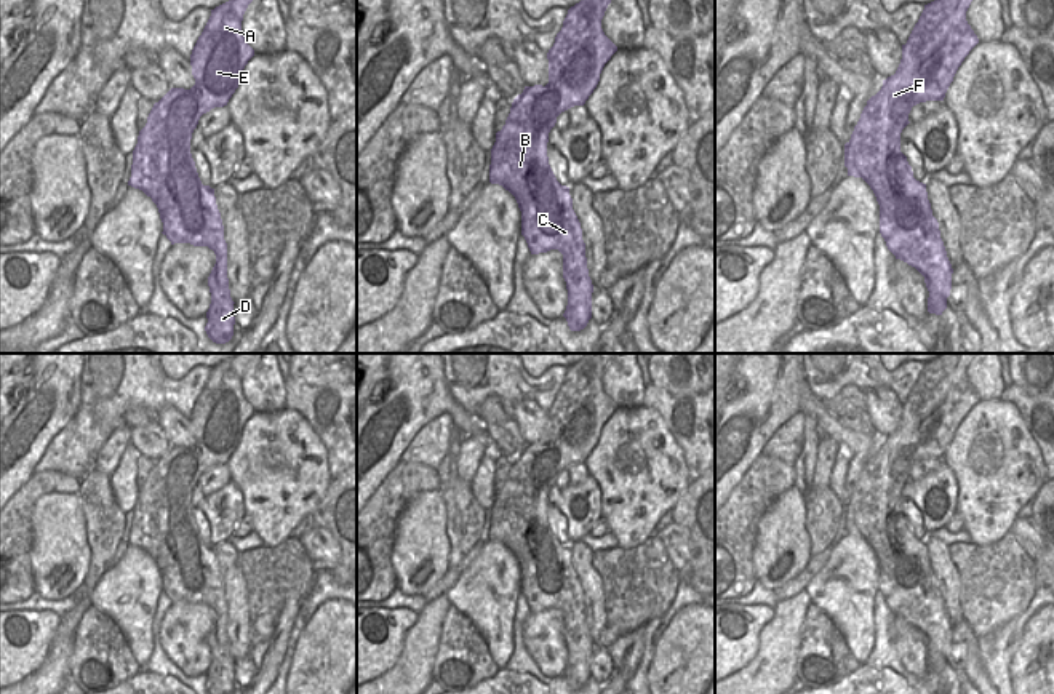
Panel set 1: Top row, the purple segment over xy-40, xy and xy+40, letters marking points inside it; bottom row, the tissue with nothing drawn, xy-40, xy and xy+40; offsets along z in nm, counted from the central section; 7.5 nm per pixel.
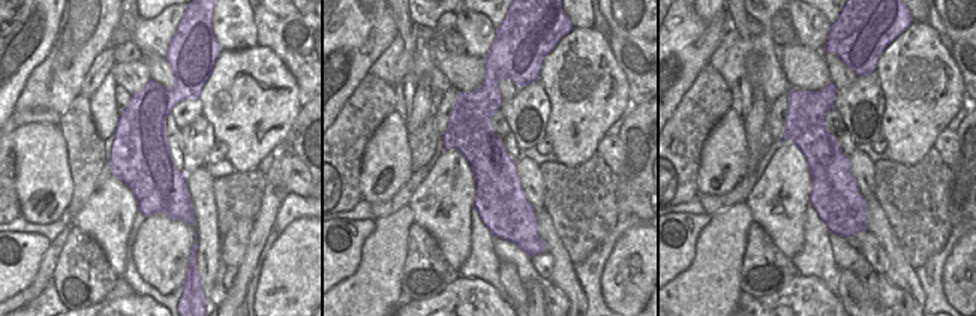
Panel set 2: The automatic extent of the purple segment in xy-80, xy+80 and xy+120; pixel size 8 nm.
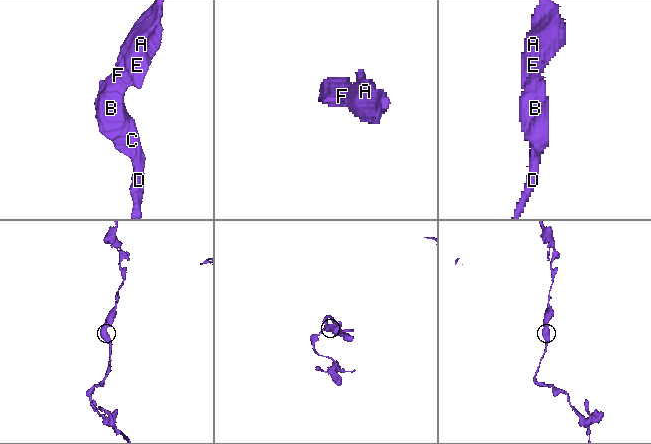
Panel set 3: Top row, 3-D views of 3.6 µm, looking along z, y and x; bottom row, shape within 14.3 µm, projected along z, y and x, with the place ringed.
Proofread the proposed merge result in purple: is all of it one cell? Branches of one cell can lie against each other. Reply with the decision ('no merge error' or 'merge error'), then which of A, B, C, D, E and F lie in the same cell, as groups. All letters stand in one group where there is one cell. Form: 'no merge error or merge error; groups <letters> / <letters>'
no merge error; groups A B C D E F

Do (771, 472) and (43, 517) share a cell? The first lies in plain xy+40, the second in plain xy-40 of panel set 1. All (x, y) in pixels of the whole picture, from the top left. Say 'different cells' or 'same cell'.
different cells

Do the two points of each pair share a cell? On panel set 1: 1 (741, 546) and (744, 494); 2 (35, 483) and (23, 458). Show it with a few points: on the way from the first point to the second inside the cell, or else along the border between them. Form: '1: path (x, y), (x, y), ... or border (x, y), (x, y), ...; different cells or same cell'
1: path (741, 533), (741, 512), (744, 507); same cell
2: border (34, 470), (16, 493); different cells

